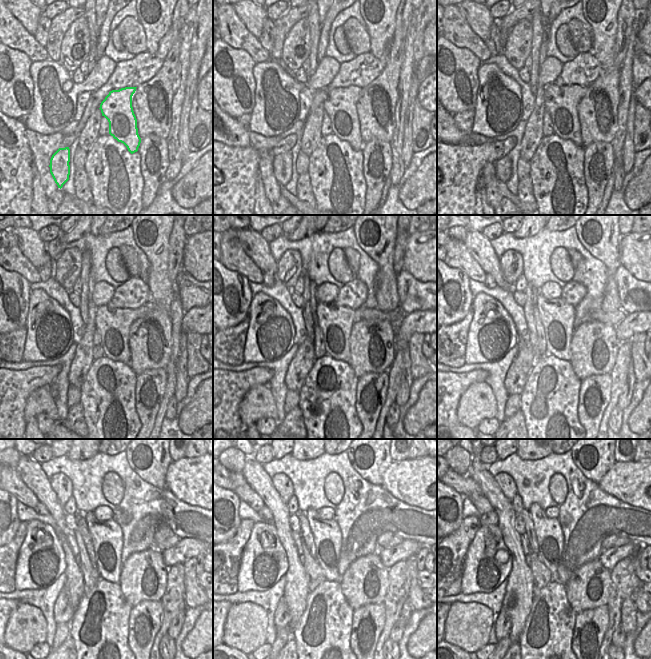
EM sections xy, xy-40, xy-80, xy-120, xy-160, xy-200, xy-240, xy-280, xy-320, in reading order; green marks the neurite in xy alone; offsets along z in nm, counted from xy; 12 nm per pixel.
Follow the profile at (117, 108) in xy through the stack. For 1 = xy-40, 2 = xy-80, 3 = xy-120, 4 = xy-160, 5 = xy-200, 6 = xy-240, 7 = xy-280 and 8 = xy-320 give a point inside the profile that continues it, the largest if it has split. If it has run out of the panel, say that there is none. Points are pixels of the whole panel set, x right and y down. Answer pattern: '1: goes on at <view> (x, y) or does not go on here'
1: goes on at xy-40 (340, 105)
2: goes on at xy-80 (561, 102)
3: goes on at xy-120 (113, 324)
4: goes on at xy-160 (336, 322)
5: goes on at xy-200 (557, 317)
6: goes on at xy-240 (106, 536)
7: goes on at xy-280 (327, 537)
8: goes on at xy-320 (550, 539)

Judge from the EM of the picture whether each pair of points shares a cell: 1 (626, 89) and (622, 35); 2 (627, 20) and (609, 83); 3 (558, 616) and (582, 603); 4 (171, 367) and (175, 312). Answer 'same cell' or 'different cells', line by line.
1: different cells
2: same cell
3: different cells
4: same cell

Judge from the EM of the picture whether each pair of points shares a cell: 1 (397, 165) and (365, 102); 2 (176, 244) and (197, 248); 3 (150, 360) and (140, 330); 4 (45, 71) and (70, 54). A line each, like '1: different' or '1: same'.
1: different
2: different
3: same
4: different

